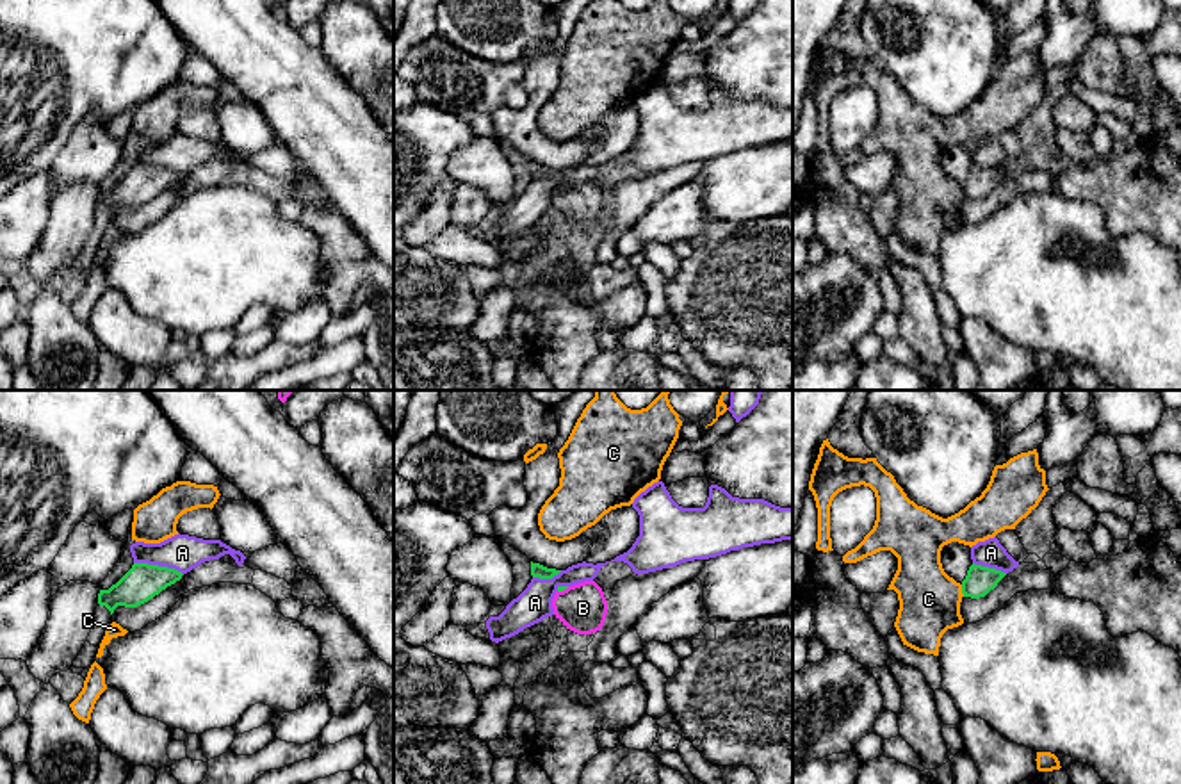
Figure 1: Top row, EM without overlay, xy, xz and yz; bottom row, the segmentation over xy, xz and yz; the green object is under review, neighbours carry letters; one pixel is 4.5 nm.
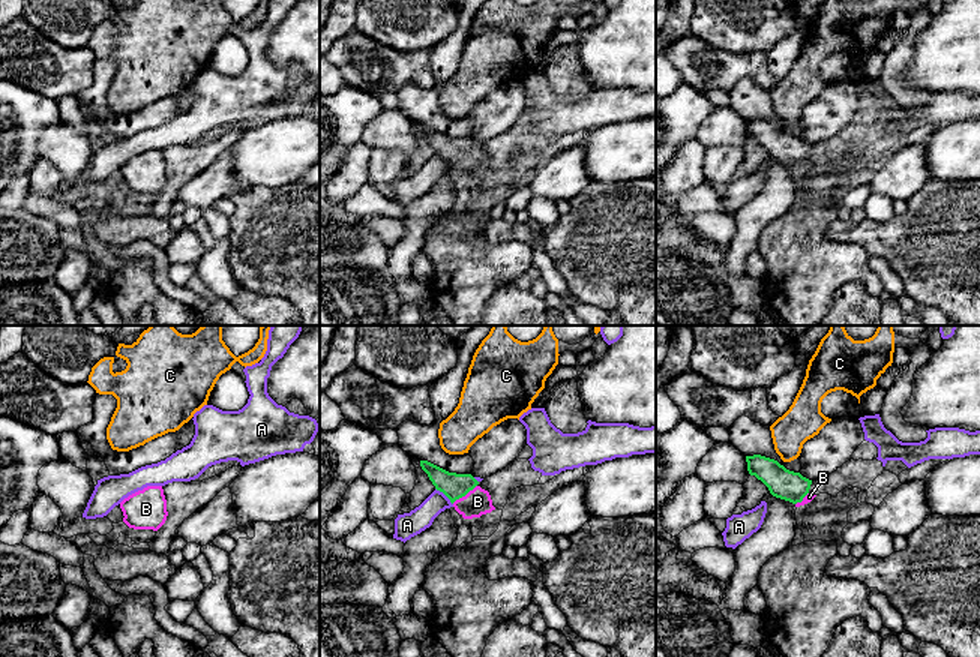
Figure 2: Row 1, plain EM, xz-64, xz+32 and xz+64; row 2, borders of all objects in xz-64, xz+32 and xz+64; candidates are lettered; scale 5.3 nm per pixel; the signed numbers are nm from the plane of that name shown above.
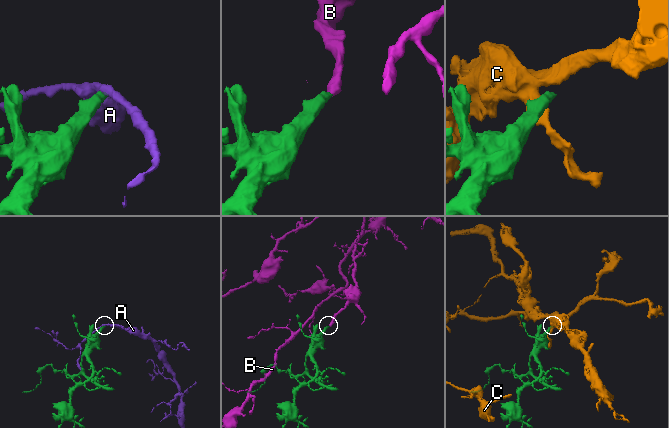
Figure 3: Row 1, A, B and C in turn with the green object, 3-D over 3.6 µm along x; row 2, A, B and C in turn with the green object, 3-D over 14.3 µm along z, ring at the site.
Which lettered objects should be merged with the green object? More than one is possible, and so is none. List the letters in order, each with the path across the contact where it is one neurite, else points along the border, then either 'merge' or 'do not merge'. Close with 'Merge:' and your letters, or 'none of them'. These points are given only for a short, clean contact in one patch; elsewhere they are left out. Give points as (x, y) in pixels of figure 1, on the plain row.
A: border along xy (134, 163), (173, 168), (182, 175); do not merge
B: runs through xz (560, 189), (563, 189), (583, 209); merge
C: border along yz (961, 186), (964, 196); do not merge
Merge: B

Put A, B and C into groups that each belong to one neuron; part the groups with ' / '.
A / B / C

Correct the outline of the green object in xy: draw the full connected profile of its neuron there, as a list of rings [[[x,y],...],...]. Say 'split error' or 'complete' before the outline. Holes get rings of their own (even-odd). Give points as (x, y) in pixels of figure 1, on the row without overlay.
complete; [[[134,164],[109,191],[100,191],[98,205],[110,216],[118,207],[137,208],[182,180],[182,173],[167,167]]]

